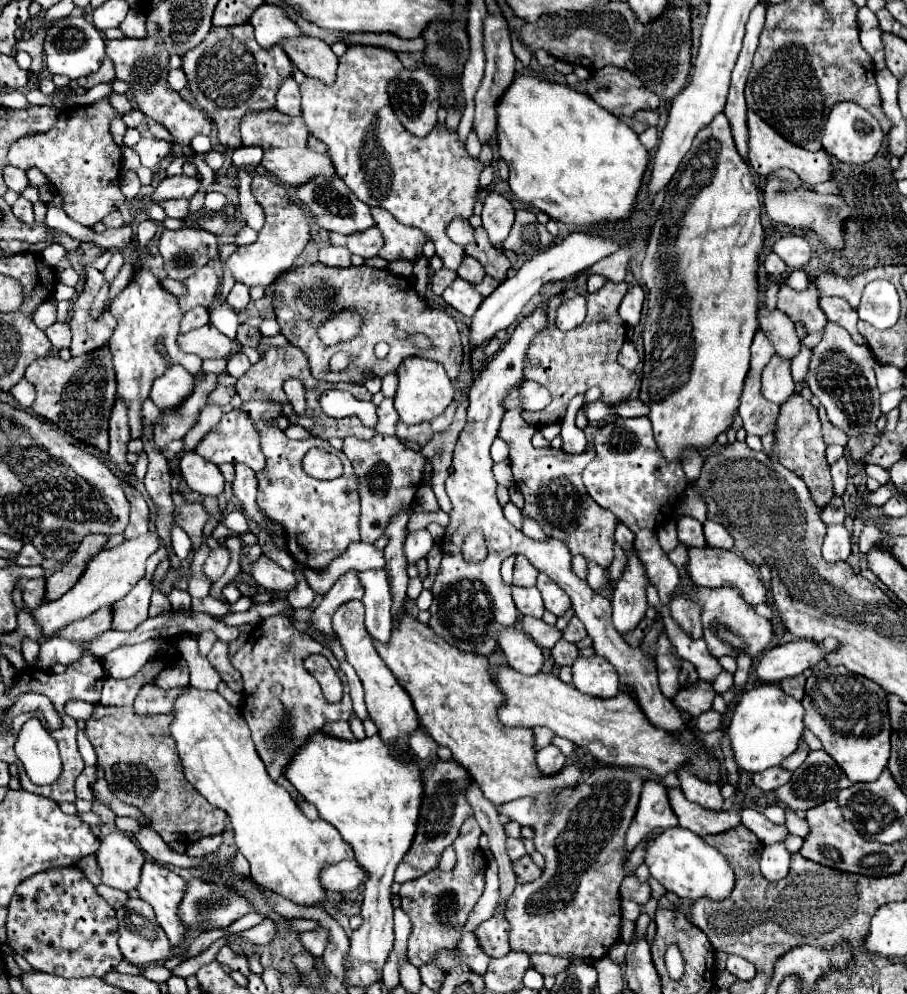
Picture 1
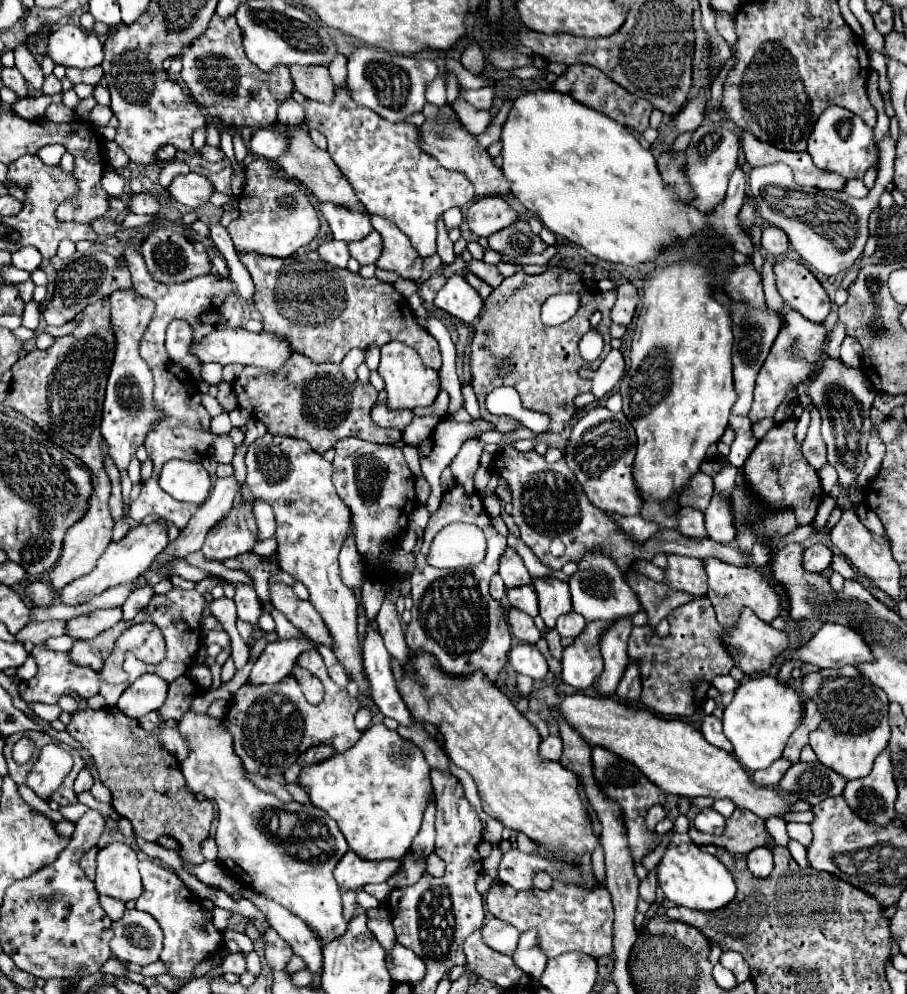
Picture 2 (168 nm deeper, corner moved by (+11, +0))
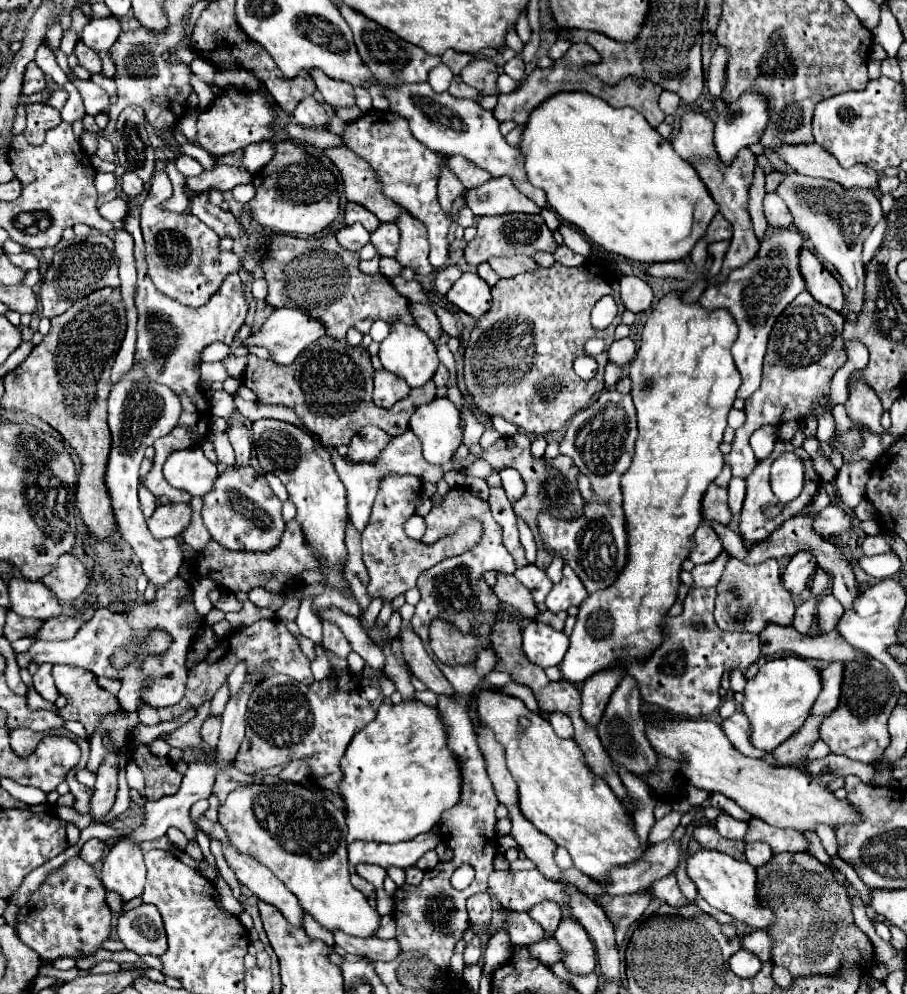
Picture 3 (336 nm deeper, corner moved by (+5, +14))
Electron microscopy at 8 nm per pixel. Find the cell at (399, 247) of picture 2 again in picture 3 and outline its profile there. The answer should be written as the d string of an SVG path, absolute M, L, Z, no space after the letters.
M400 214L396 226L400 228L400 248L394 258L404 268L412 268L418 274L430 274L434 268L428 262L428 240L424 234L424 224L410 214Z

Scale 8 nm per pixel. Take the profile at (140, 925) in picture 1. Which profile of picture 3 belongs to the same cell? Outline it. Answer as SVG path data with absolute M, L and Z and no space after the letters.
M142 904L124 912L118 918L116 932L124 946L140 956L160 956L166 950L164 922L160 918L160 912L152 904Z

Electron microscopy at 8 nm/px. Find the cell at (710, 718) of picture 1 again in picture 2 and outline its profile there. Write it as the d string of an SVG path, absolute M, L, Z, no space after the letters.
M704 716L700 730L702 730L704 738L706 738L712 746L716 746L716 748L720 748L720 750L726 750L728 754L734 752L734 750L732 750L732 744L726 740L726 736L724 736L724 732L722 732L722 722L720 722L718 718L714 718L714 716Z

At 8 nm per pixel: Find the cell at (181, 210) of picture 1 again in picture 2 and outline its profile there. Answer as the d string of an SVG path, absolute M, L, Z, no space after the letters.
M146 192L130 194L128 210L134 212L134 214L150 214L150 216L154 216L154 214L158 214L160 204L158 204L158 200L152 194L146 194Z

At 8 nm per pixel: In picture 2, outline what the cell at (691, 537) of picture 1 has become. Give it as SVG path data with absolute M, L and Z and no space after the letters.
M682 508L678 512L678 532L690 538L704 538L708 536L704 524L704 512L696 508Z

